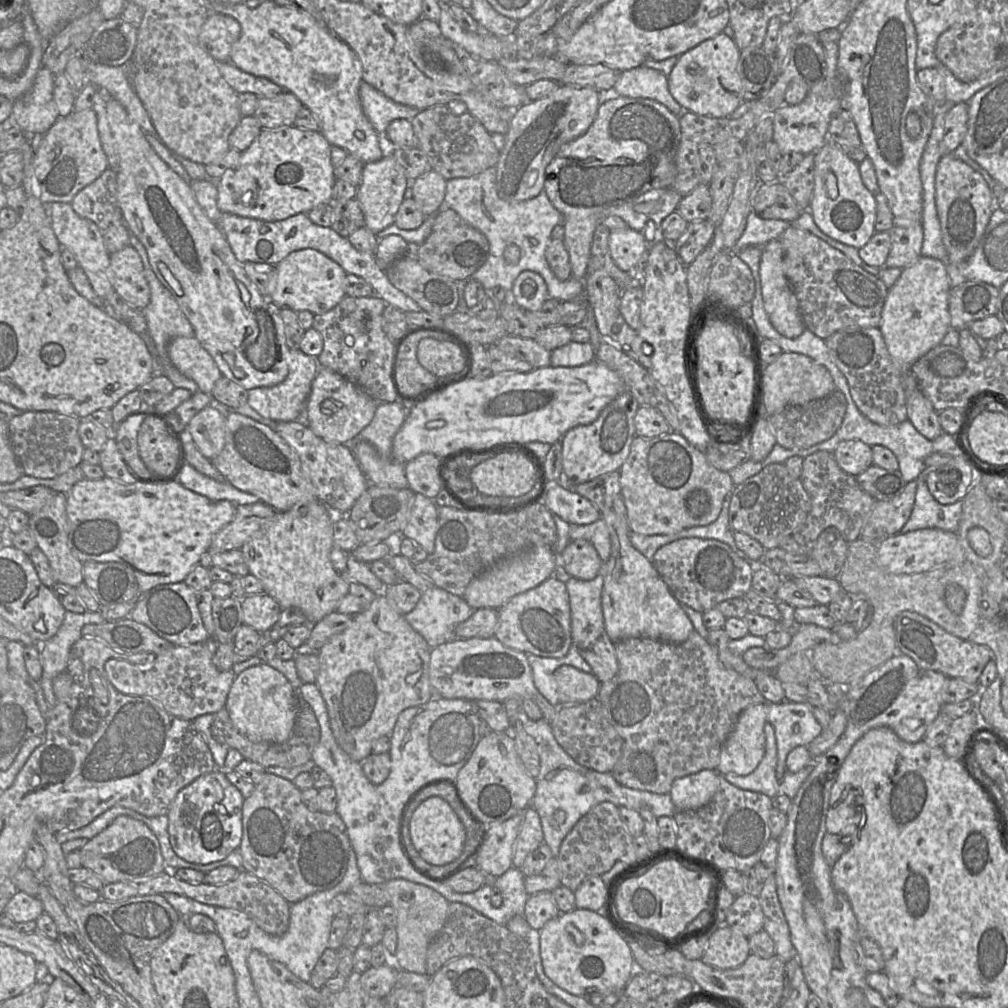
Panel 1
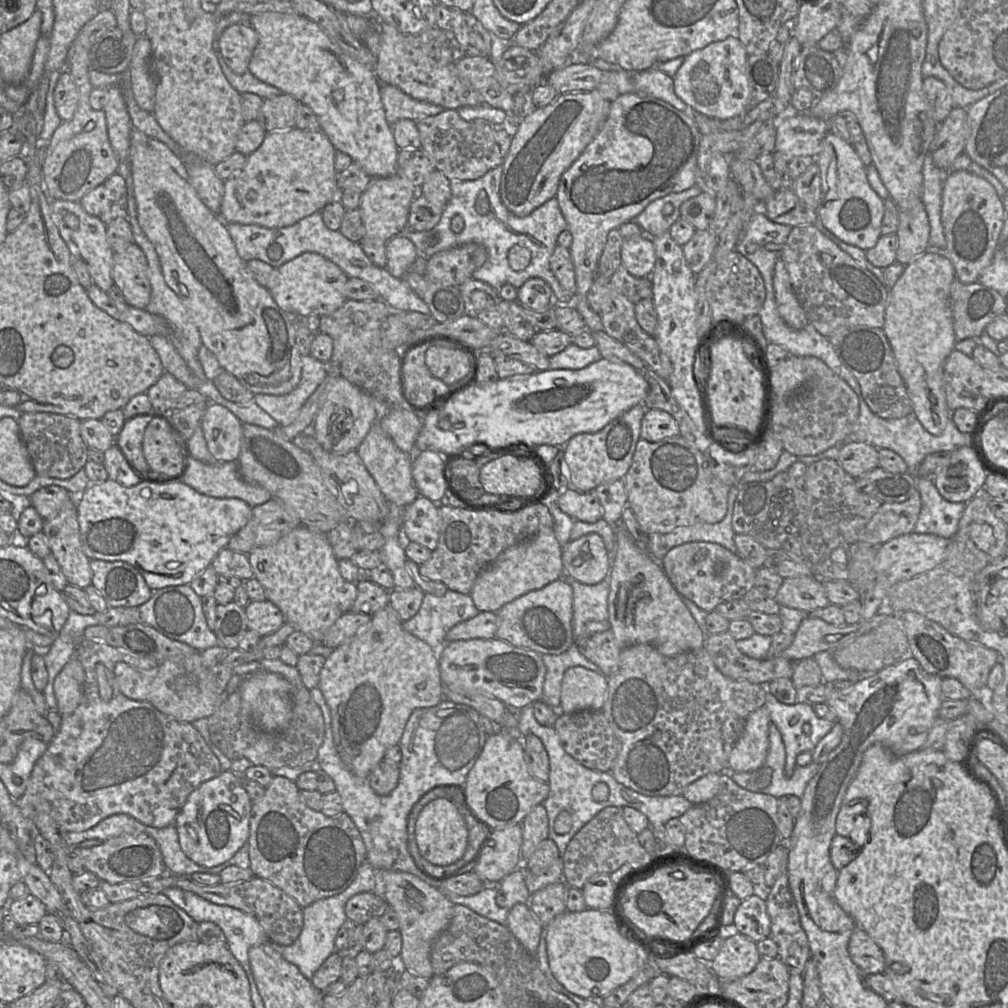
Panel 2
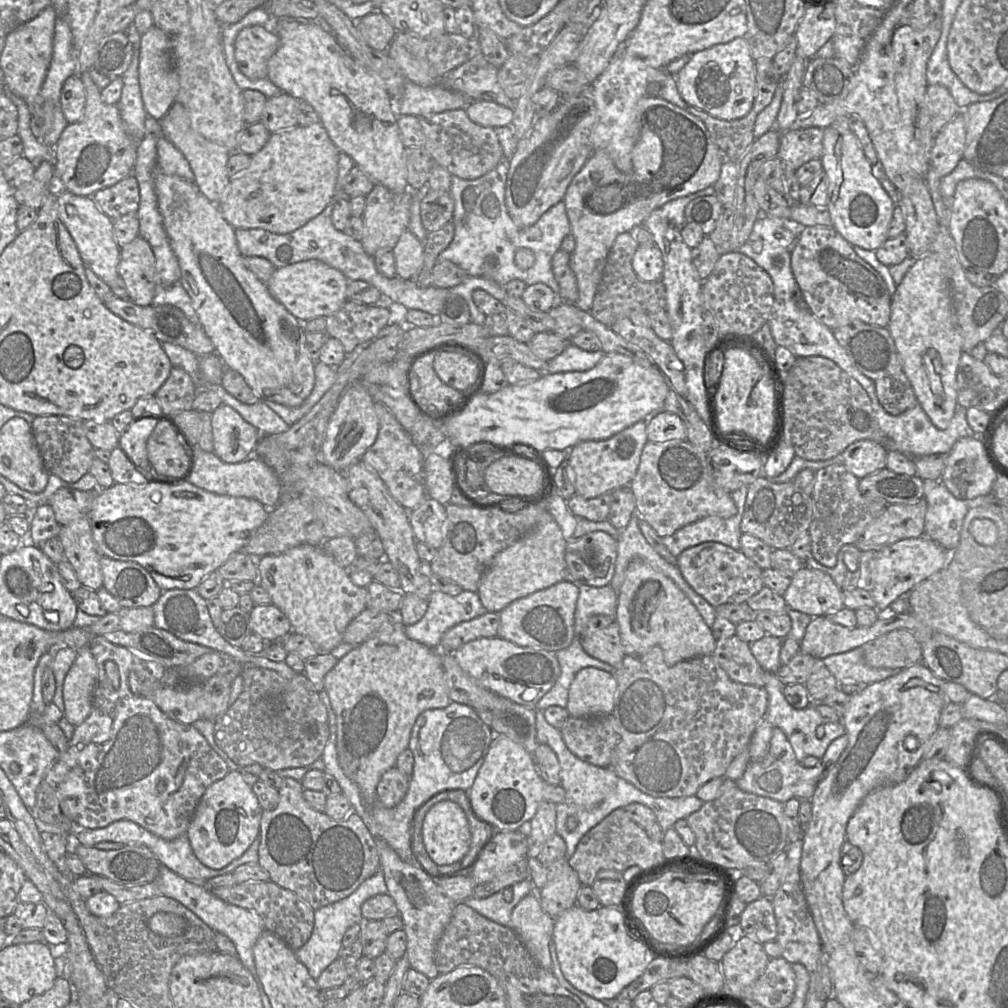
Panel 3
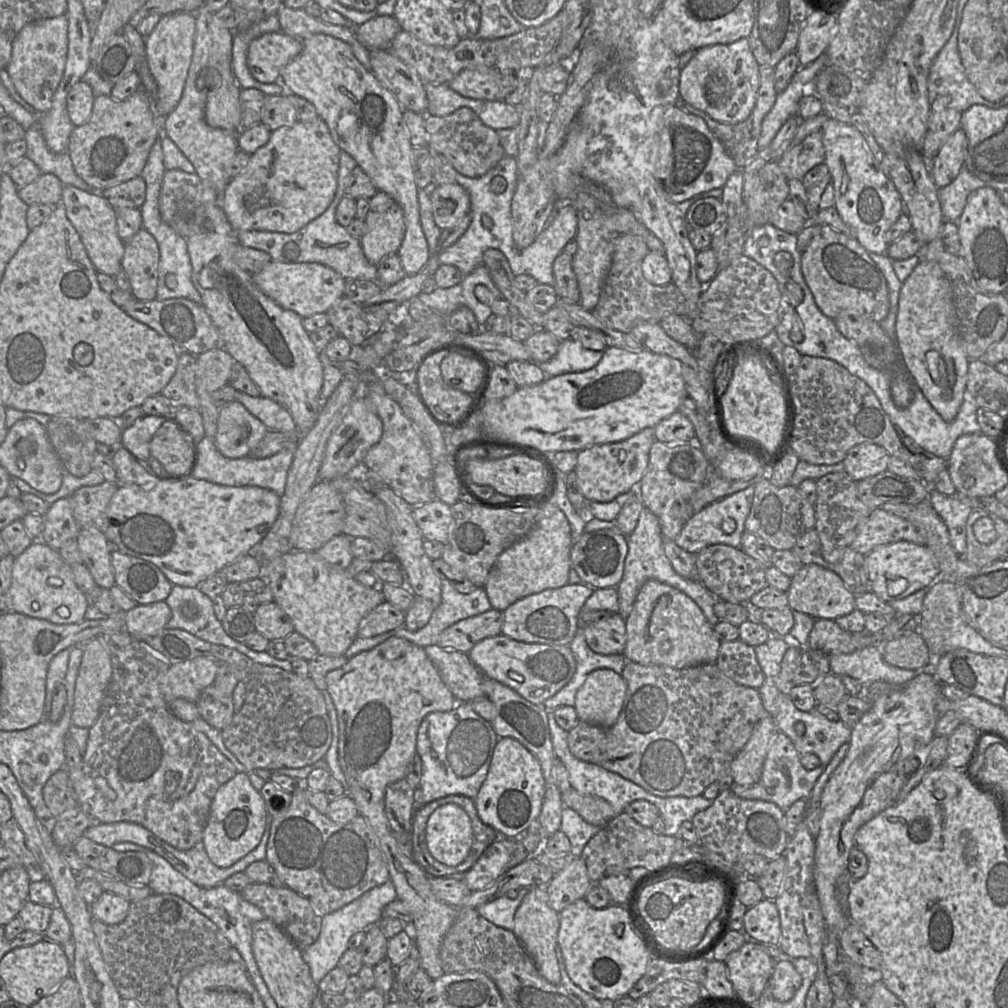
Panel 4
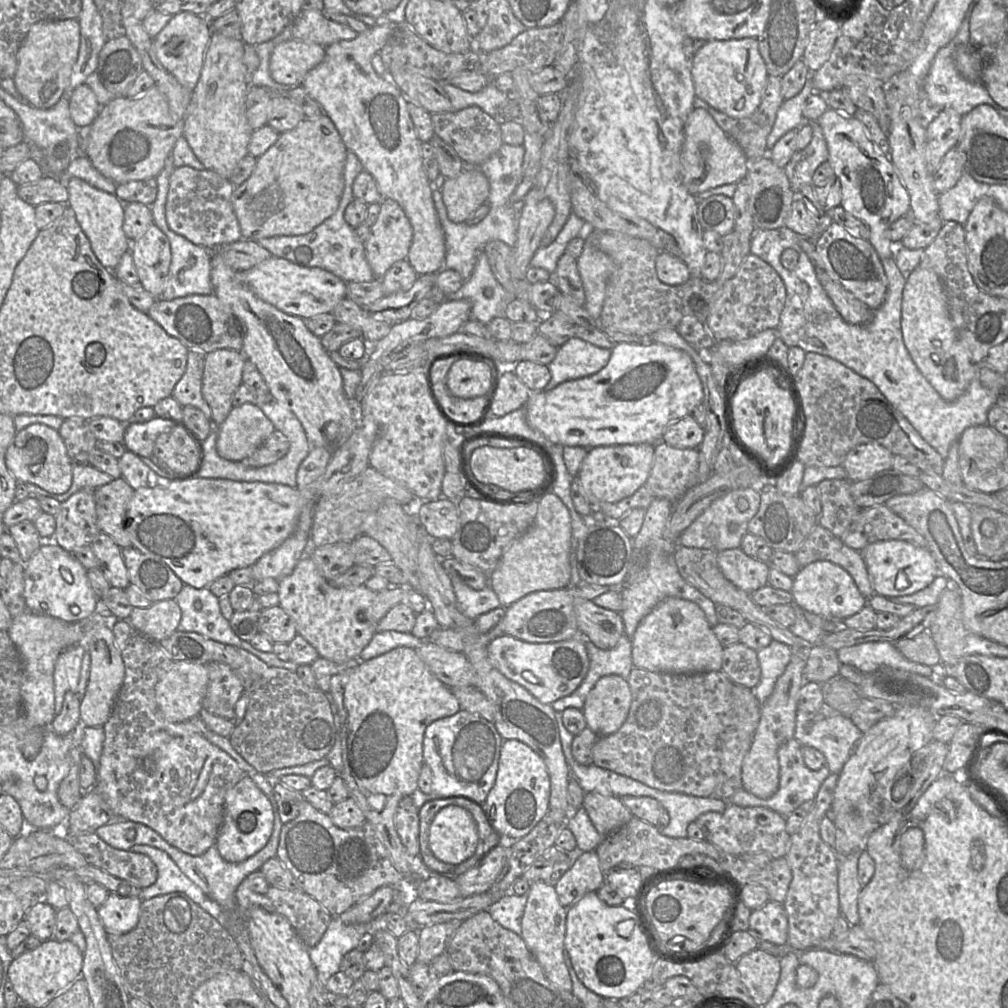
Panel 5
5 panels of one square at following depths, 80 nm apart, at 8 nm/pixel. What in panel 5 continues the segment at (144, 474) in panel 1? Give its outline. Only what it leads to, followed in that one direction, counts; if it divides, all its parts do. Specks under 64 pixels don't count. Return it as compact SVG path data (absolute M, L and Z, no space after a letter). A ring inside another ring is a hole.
M154 417L142 423L125 424L123 444L128 451L139 457L153 457L154 443L157 437L174 426L181 425L170 419Z

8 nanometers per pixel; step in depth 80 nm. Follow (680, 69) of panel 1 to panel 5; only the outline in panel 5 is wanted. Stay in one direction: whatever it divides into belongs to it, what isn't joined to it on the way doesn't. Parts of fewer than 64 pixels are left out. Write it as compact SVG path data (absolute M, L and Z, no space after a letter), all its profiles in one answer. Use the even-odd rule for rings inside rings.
M757 38L709 40L694 54L692 78L696 97L733 118L746 118L755 112L768 76Z

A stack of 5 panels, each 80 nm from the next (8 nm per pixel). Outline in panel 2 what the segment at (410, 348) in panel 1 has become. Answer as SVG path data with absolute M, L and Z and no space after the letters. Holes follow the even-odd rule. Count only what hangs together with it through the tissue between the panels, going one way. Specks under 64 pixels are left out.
M424 344L402 355L403 394L408 403L415 405L421 413L443 407L461 390L446 385L431 374L425 364L428 347Z

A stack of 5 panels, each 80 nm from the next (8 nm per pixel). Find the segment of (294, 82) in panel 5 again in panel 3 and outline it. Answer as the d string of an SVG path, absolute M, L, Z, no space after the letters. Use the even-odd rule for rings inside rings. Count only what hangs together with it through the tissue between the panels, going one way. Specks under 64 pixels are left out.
M263 26L243 28L235 40L235 59L249 79L267 78L267 63L279 46L279 36Z

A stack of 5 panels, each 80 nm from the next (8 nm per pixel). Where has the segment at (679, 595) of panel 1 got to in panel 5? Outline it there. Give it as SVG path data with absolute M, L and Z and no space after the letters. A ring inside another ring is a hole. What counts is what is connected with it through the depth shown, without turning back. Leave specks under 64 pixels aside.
M740 547L717 552L717 563L726 579L749 594L768 585L770 564L746 555Z

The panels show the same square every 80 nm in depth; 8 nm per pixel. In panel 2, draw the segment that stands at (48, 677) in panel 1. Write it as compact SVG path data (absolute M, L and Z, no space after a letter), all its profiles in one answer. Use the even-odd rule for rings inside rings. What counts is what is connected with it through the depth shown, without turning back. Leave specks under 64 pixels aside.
M71 610L63 628L56 635L48 652L43 656L48 671L48 683L43 690L43 695L50 710L58 708L53 689L56 676L74 657L78 645L84 639L84 630L95 625L99 625L99 619L95 615L82 615Z

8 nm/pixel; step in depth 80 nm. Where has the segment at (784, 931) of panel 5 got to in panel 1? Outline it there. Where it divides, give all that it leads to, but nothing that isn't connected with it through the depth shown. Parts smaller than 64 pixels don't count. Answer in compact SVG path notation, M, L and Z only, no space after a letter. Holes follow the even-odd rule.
M749 893L736 897L727 911L726 925L746 938L763 930L763 911L759 898Z

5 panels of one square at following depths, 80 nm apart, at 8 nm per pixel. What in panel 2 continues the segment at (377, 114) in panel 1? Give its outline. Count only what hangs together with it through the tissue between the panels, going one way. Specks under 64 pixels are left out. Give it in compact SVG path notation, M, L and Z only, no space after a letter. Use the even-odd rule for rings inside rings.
M380 83L380 95L386 120L391 125L404 118L416 122L444 110L436 104L416 100L398 87L388 84Z

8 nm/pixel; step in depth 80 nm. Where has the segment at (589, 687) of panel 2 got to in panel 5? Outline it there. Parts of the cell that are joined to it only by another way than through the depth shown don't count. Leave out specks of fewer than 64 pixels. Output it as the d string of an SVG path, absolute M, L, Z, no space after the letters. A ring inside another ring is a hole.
M607 675L589 691L581 711L587 727L599 737L606 737L621 728L630 706L631 691L627 680L618 675Z

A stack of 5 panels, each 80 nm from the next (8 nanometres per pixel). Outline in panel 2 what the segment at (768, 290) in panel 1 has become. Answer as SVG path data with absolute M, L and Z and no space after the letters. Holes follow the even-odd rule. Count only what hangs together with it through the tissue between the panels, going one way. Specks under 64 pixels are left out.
M782 259L775 263L772 282L780 317L790 328L795 330L803 329L808 324L808 320L795 295Z

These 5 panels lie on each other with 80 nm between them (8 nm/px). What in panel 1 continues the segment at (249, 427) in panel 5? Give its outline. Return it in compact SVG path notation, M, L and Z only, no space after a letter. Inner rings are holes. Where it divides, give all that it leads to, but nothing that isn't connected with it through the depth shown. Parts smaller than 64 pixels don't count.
M215 403L198 412L189 422L185 431L189 434L201 454L213 459L225 445L225 413Z

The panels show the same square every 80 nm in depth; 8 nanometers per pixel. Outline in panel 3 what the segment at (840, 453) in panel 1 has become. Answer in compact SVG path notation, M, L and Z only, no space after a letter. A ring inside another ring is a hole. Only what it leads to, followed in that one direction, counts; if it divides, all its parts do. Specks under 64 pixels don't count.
M860 440L843 451L842 465L860 480L886 468L887 453L888 451L878 443Z

